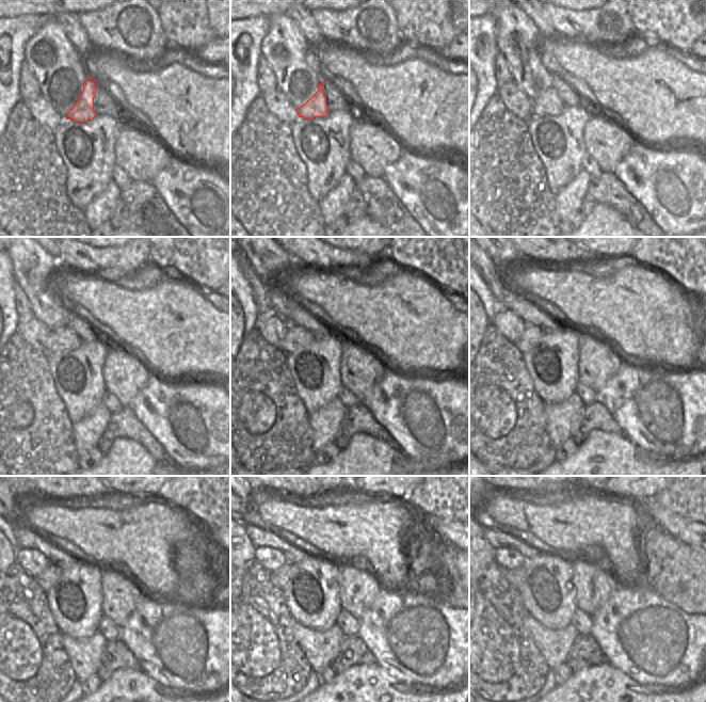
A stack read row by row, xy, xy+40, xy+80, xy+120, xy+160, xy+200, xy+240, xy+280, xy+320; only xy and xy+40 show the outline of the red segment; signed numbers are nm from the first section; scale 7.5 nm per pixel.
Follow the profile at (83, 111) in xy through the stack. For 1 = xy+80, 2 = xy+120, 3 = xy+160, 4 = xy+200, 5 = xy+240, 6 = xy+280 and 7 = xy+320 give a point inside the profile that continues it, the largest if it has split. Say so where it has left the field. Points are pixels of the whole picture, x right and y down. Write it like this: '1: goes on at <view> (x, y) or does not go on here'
1: goes on at xy+80 (547, 104)
2: goes on at xy+120 (64, 339)
3: goes on at xy+160 (297, 337)
4: goes on at xy+200 (532, 335)
5: goes on at xy+240 (51, 574)
6: goes on at xy+280 (279, 577)
7: goes on at xy+320 (515, 577)

